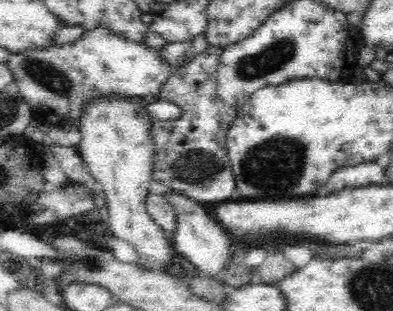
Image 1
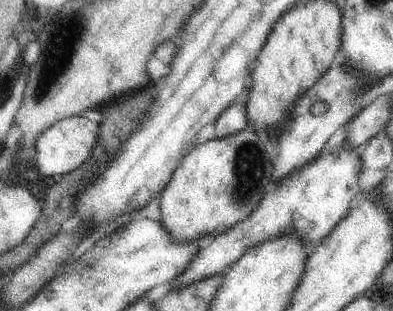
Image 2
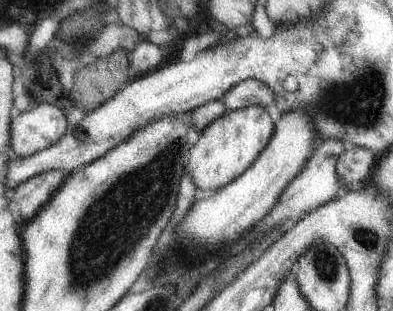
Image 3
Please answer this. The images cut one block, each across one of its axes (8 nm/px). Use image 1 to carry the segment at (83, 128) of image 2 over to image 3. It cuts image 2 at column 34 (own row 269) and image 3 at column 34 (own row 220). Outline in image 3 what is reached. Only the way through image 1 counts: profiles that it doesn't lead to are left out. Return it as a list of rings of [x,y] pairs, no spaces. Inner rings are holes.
[[[39,104],[25,112],[13,112],[9,124],[9,156],[27,158],[53,146],[67,132],[65,116],[53,104]]]

